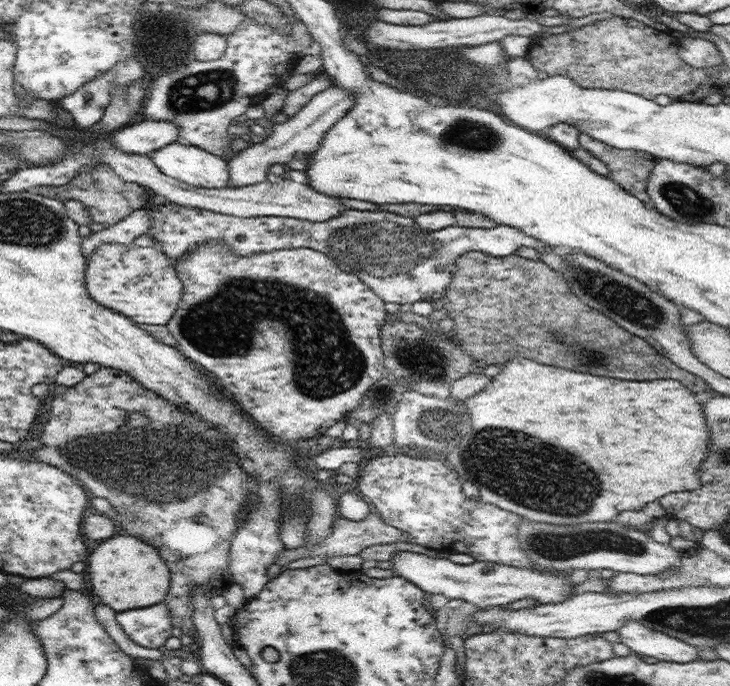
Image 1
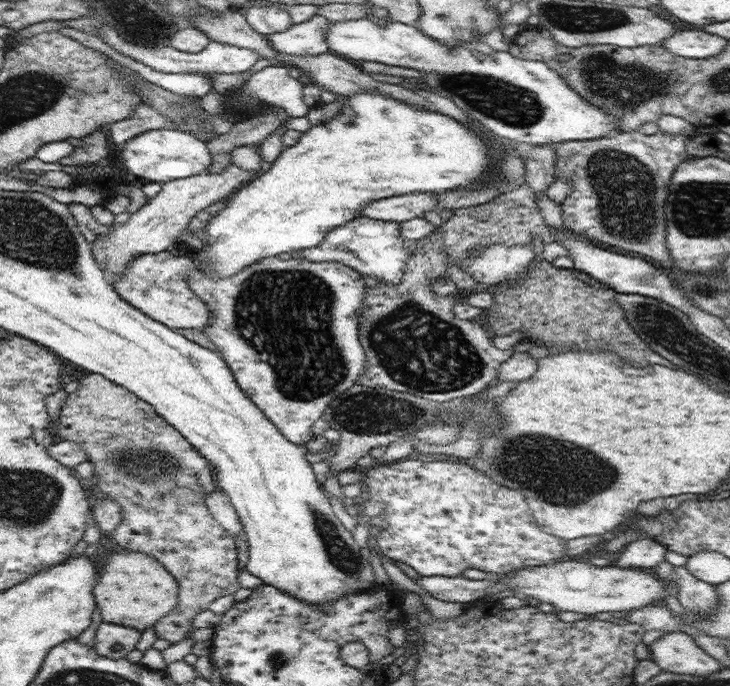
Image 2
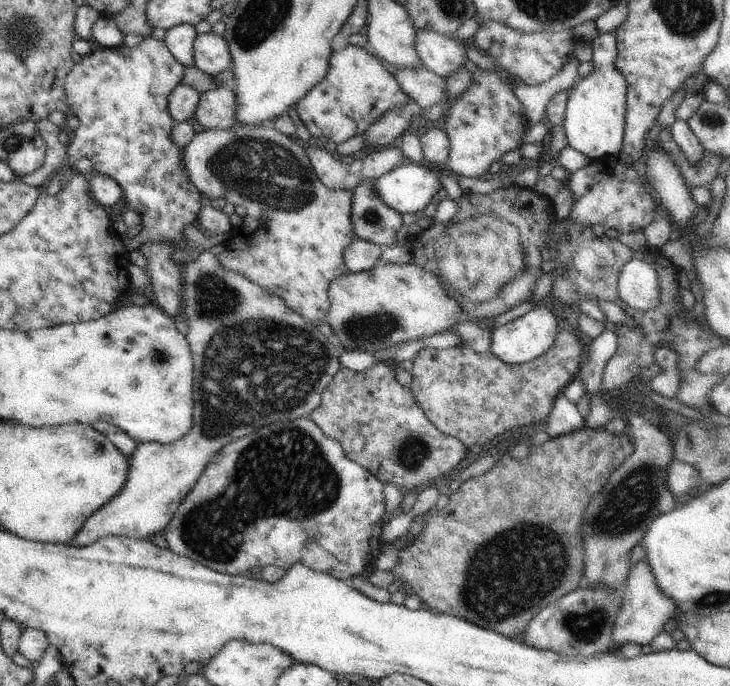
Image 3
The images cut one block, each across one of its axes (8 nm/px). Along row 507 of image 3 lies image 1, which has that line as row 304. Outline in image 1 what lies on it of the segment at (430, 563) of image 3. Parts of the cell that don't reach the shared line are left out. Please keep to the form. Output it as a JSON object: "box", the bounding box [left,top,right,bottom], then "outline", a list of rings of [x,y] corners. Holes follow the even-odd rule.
{"box":[442,251,710,392],"outline":[[[480,251],[462,254],[456,260],[452,282],[446,287],[442,299],[445,301],[443,308],[447,316],[454,320],[454,339],[474,360],[483,360],[486,365],[502,366],[516,356],[524,356],[542,364],[562,366],[568,370],[578,370],[596,376],[624,380],[674,378],[680,380],[684,386],[692,388],[694,392],[706,392],[710,388],[704,379],[682,369],[668,357],[658,353],[648,344],[648,340],[628,332],[606,315],[586,305],[570,289],[560,270],[550,268],[544,261],[523,258],[518,253],[505,257],[493,257]]]}

